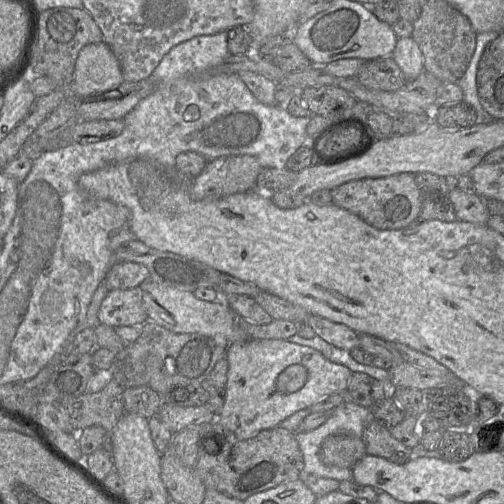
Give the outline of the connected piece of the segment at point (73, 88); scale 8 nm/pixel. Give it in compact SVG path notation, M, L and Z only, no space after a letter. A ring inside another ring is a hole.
M104 42L85 45L76 59L69 92L89 97L116 90L124 82L120 63Z

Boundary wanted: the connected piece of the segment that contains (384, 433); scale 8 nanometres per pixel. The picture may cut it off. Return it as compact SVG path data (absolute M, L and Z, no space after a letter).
M378 420L366 426L362 439L367 455L379 456L395 464L404 464L413 457L412 449L396 440L390 429Z

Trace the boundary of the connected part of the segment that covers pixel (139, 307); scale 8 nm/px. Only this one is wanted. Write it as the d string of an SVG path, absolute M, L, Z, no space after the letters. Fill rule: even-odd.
M140 287L108 291L103 299L98 319L112 327L142 326L148 315L142 301Z

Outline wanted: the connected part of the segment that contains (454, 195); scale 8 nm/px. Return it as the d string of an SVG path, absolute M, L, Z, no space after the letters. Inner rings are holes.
M454 187L450 191L450 200L458 220L477 225L487 224L490 212L484 199L477 194L468 194L458 187Z

